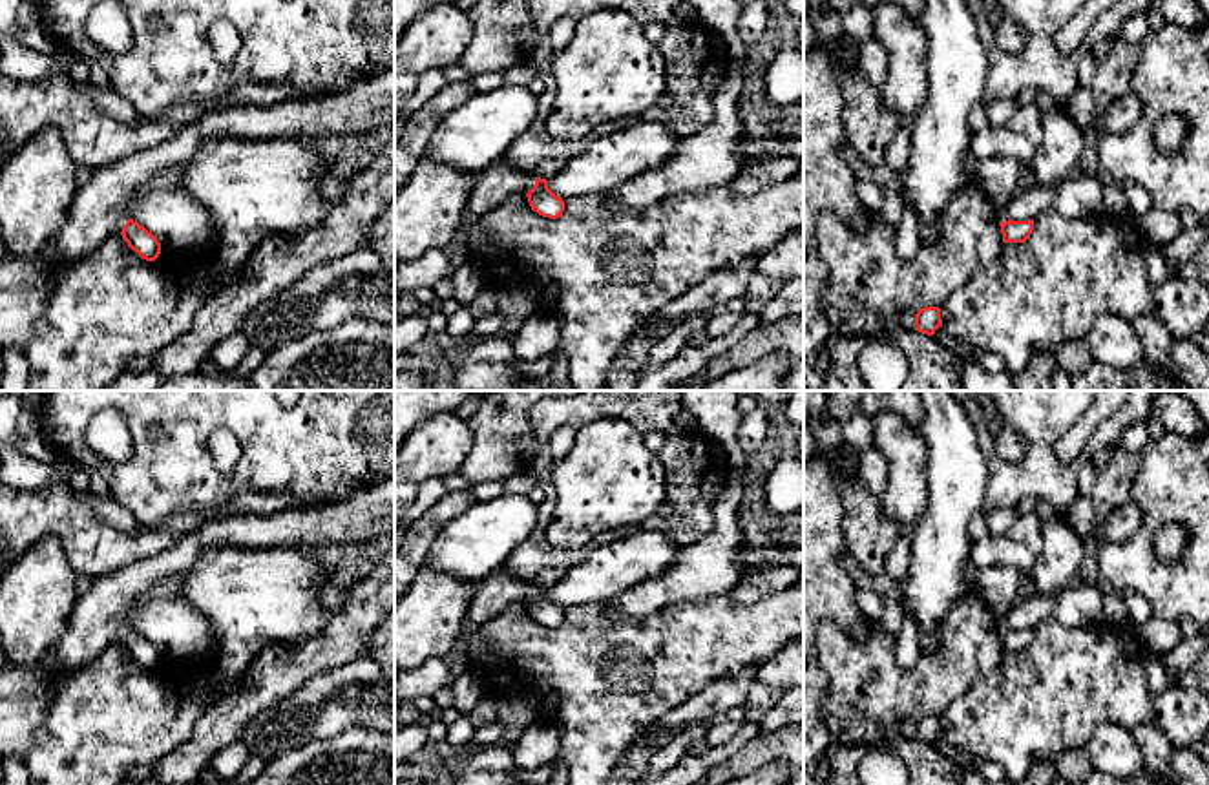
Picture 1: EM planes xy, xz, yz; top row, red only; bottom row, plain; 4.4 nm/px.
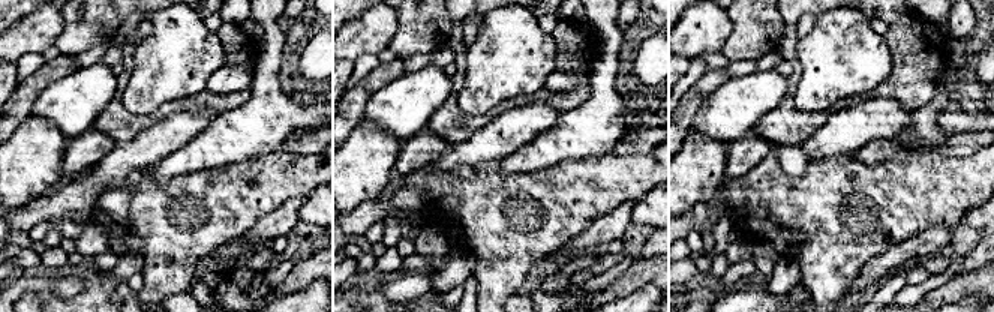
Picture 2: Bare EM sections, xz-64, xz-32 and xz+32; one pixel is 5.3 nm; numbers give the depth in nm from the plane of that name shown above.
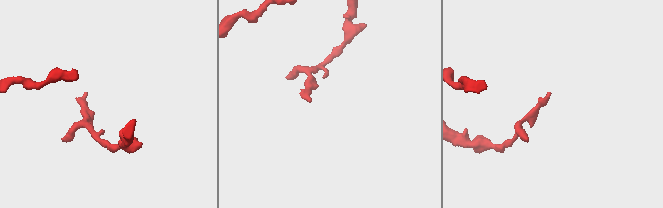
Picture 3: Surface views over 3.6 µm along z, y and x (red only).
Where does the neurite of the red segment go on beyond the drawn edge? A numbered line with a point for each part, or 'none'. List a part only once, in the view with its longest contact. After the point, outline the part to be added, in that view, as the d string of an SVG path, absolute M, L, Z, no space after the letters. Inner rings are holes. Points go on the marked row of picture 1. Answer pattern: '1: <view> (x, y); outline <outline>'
none

